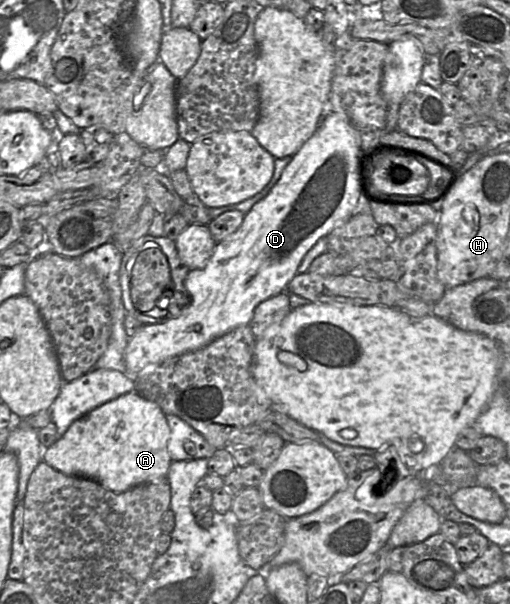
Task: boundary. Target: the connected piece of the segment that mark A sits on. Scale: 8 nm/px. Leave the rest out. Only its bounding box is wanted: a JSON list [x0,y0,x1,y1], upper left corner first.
[43,391,172,492]

